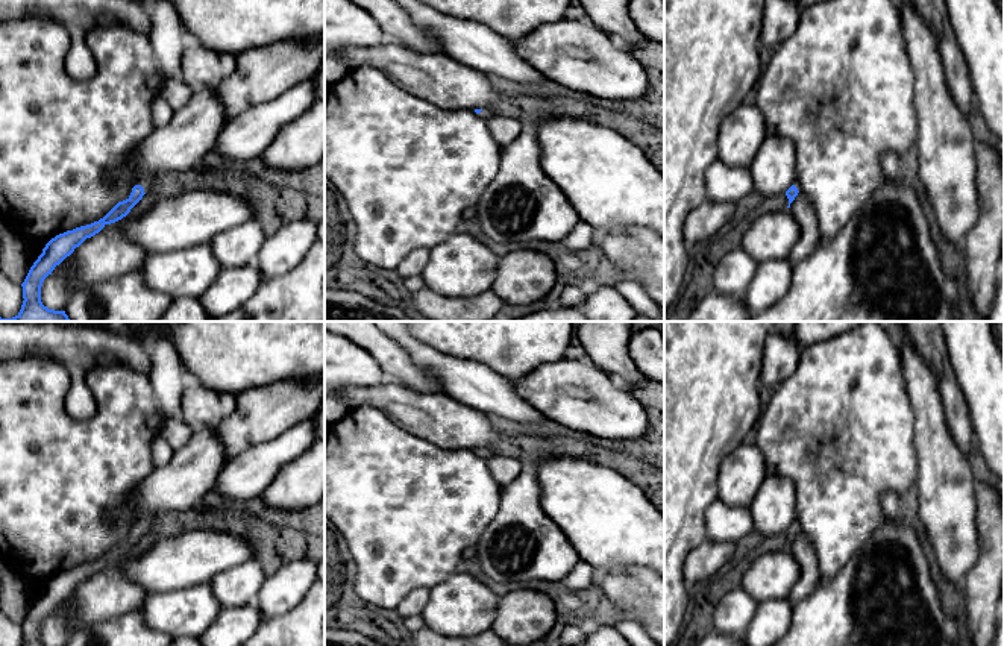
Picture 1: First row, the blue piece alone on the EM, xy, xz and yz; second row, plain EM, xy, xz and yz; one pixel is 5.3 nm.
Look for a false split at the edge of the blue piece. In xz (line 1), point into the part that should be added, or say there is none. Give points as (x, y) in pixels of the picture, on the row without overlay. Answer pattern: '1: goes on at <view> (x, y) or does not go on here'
1: goes on at xz (486, 452)

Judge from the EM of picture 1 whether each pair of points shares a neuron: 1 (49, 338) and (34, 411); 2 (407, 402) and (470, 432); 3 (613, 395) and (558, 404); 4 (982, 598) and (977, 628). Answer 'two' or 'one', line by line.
1: two
2: one
3: one
4: one

